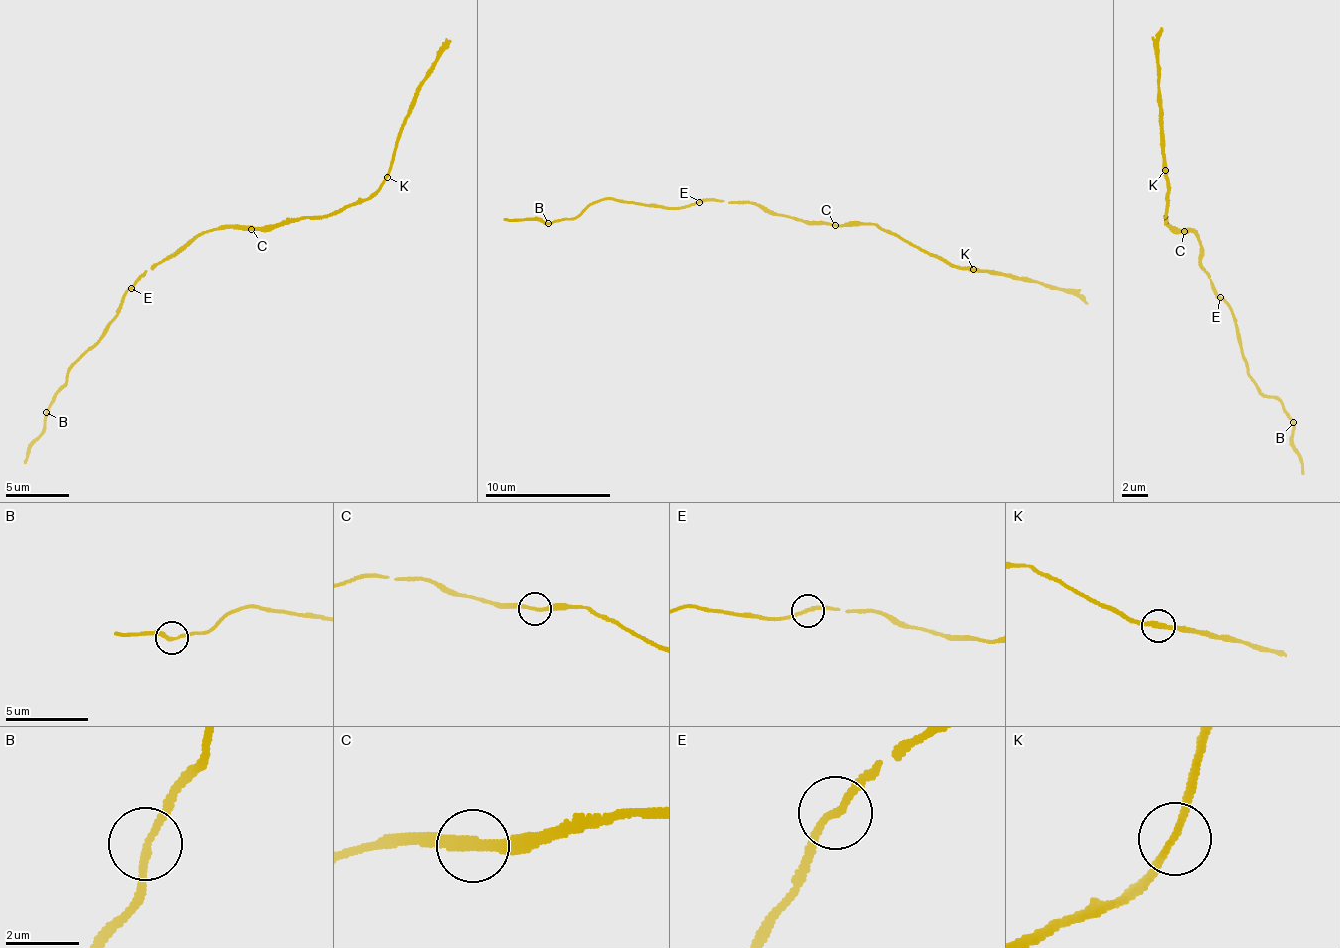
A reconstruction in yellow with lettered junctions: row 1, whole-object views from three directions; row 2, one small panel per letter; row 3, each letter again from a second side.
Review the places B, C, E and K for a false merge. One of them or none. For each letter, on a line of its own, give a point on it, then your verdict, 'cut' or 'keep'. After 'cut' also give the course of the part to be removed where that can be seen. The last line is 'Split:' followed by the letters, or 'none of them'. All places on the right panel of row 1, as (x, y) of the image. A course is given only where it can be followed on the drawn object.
B: at (1293, 422); keep
C: at (1184, 231); keep
E: at (1220, 297); keep
K: at (1165, 170); keep
Split: none of them

